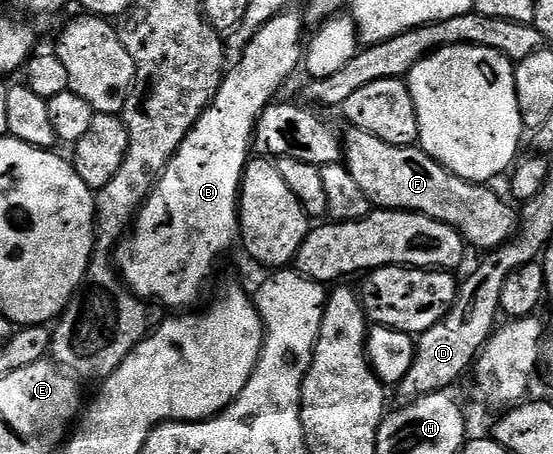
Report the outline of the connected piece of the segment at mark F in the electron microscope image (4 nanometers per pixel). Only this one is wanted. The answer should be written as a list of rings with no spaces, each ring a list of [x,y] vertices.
[[[346,125],[340,135],[343,165],[352,178],[359,183],[359,189],[367,196],[370,207],[379,210],[409,210],[413,214],[422,214],[428,218],[439,220],[451,228],[455,228],[470,247],[480,252],[497,249],[509,241],[519,229],[519,214],[508,201],[504,202],[488,185],[479,182],[468,182],[455,176],[447,168],[443,168],[430,154],[417,146],[396,146],[387,144],[387,140],[379,140],[379,136],[371,136],[371,132],[363,132],[363,128]]]

